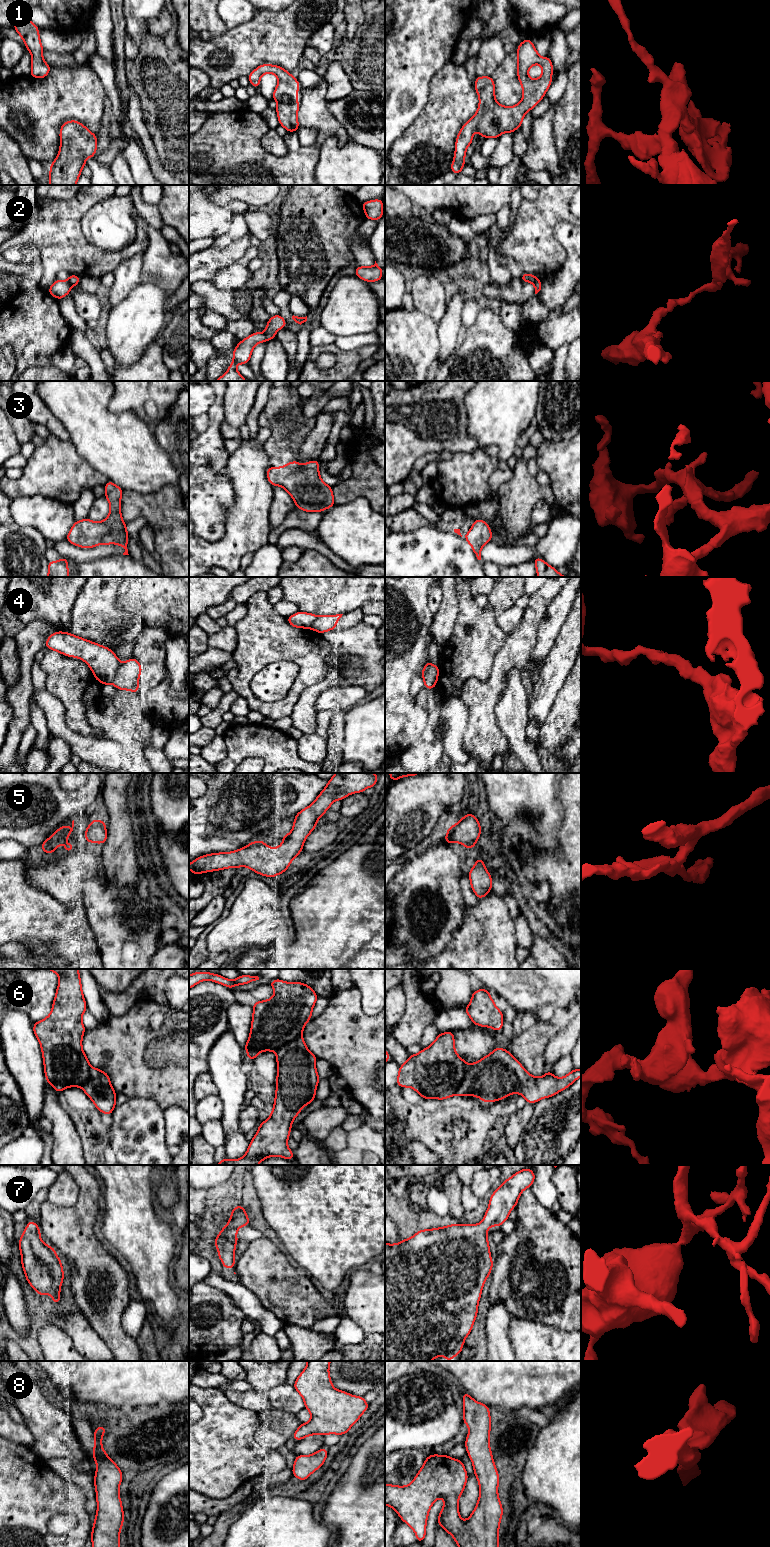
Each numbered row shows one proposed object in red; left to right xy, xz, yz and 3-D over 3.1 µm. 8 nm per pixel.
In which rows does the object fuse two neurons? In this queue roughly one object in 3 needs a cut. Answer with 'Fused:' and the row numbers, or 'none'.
Fused: 2, 4

